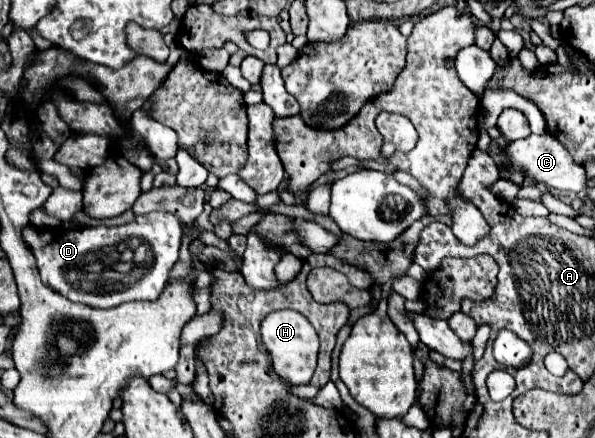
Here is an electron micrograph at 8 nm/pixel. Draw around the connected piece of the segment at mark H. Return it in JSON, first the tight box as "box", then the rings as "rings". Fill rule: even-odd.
{"box":[262,310,318,386],"rings":[[[280,310],[272,312],[262,320],[262,342],[270,354],[270,362],[274,366],[276,376],[284,380],[286,386],[306,386],[310,384],[310,378],[316,368],[316,358],[318,358],[318,334],[314,326],[308,322],[306,316],[290,310]]]}

